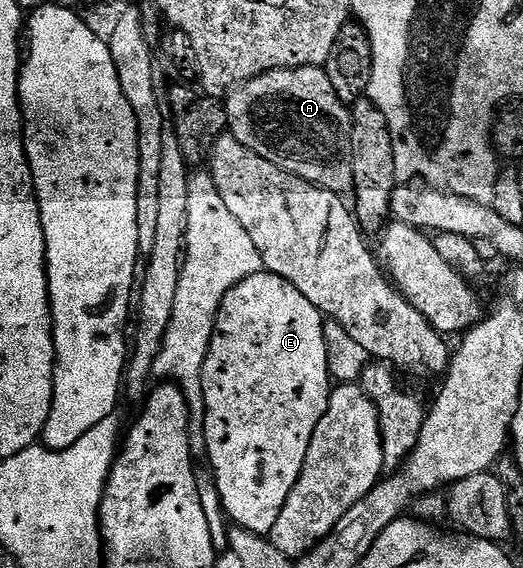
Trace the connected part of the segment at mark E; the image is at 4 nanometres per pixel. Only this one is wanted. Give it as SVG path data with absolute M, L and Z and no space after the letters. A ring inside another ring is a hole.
M263 270L244 278L244 282L240 282L236 286L232 286L232 290L228 290L218 311L214 330L214 337L208 346L208 358L204 358L204 370L202 371L204 402L206 403L208 464L218 483L222 509L225 510L227 517L239 528L255 532L257 536L269 537L272 526L276 526L276 518L280 518L280 510L284 510L284 502L288 502L288 494L292 494L292 486L296 486L296 482L300 478L304 458L308 458L308 446L312 442L312 434L316 430L320 418L324 418L324 410L328 410L332 377L328 362L328 350L326 349L324 317L316 306L312 306L312 302L308 302L308 298L304 298L304 294L300 294L300 290L296 290L296 286L292 286L276 274Z

